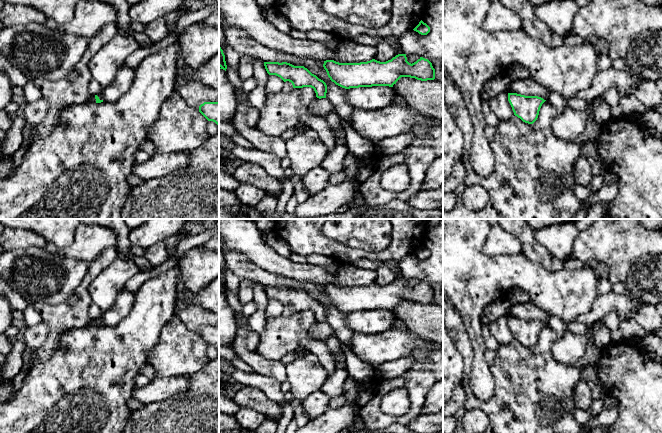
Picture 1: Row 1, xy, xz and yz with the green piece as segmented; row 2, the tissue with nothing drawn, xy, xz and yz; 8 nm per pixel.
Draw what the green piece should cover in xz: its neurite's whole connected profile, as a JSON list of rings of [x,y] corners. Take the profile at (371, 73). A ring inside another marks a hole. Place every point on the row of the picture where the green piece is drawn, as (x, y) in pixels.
[[[398,54],[386,62],[375,59],[360,63],[339,63],[326,60],[323,67],[330,80],[345,89],[372,86],[393,87],[401,77],[421,81],[435,79],[435,69],[428,59],[420,57],[411,64],[407,61],[406,54]]]

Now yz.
[[[508,93],[508,101],[515,116],[525,123],[533,124],[537,120],[540,108],[546,100],[538,96]]]

